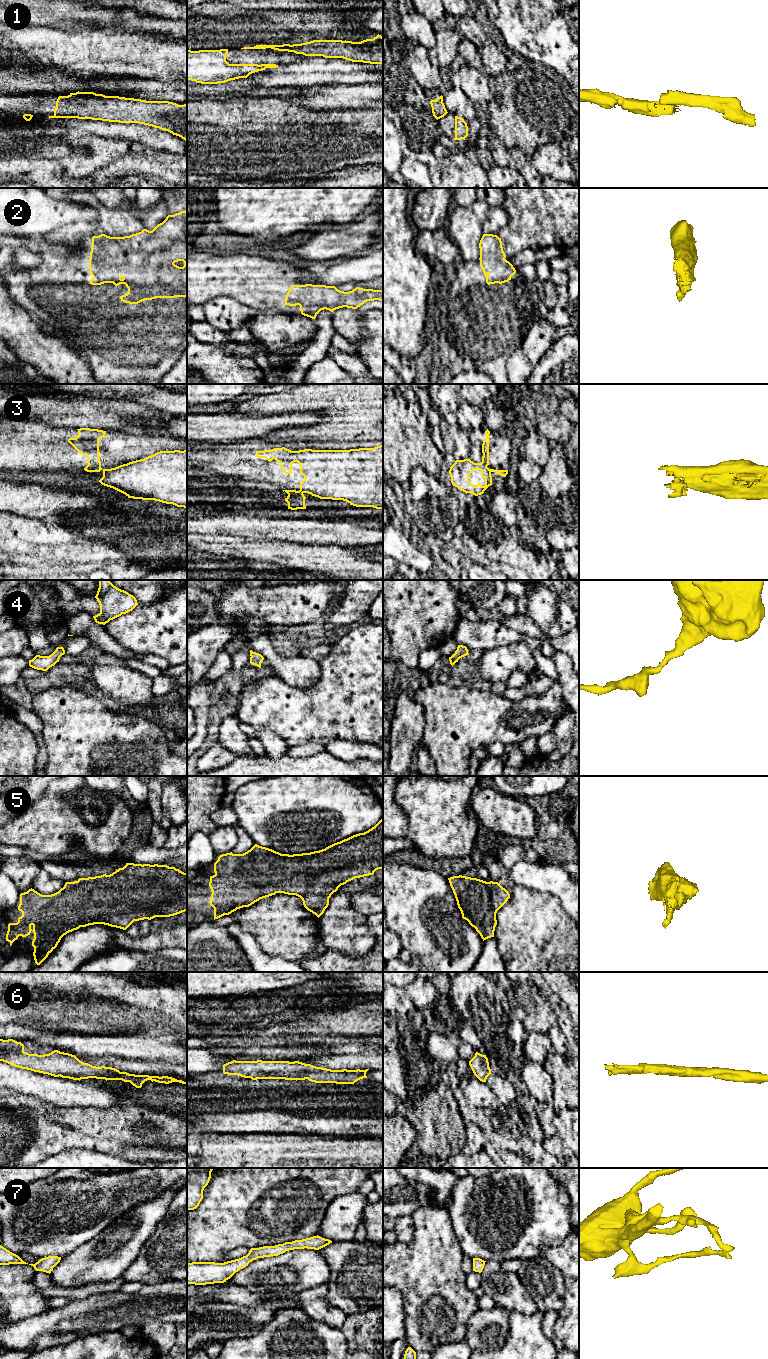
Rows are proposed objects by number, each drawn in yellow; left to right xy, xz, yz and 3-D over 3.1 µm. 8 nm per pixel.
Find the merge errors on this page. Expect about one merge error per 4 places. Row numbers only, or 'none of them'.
1, 3

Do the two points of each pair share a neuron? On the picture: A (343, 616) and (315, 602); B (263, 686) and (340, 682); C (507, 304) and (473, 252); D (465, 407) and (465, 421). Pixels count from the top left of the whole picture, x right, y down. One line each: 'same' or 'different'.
A: different
B: same
C: different
D: same

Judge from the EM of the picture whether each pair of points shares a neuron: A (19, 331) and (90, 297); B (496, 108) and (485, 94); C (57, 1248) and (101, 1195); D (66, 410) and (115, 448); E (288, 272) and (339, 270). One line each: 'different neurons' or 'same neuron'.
A: different neurons
B: different neurons
C: same neuron
D: different neurons
E: different neurons

